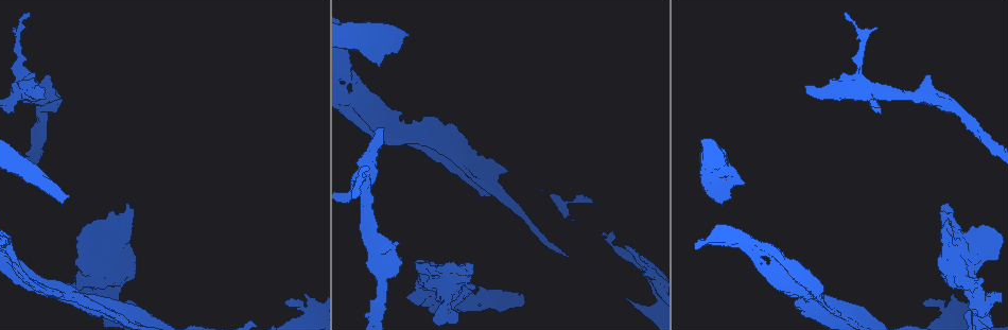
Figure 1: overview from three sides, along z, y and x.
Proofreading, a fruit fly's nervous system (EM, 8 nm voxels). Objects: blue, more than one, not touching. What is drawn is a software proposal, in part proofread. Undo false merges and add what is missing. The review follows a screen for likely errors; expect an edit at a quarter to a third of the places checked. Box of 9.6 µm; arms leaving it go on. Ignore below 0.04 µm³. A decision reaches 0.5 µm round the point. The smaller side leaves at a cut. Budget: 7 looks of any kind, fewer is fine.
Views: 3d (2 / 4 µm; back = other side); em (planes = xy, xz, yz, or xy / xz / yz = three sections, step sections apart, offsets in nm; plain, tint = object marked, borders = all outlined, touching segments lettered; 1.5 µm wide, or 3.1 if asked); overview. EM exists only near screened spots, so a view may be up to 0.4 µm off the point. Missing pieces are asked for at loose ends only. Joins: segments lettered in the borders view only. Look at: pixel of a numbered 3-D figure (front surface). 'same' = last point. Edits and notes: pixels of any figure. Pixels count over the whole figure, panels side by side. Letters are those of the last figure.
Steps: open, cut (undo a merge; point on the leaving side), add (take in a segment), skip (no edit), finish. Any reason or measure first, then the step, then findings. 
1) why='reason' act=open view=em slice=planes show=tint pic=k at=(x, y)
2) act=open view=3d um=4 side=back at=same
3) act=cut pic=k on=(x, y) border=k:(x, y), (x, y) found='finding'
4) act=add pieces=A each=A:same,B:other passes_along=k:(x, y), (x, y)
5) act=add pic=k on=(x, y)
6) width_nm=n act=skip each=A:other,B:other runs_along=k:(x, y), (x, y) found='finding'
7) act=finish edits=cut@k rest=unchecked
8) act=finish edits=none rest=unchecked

why='branch stops here' act=open view=3d um=2 pic=1 at=(947, 204)

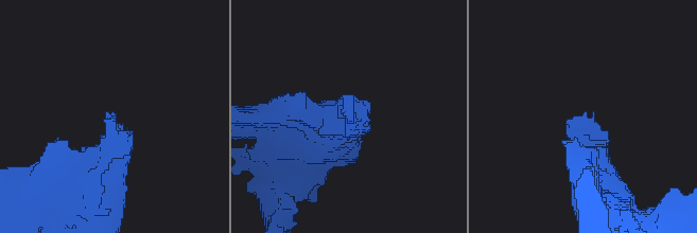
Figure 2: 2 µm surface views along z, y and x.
act=open view=em slice=xz step=8 show=borders pic=2 at=(109, 113)

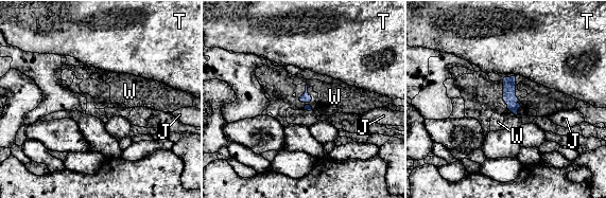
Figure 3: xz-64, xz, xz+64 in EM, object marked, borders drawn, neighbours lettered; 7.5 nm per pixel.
act=add pieces=W each=J:other,T:other,W:same passes_along=3:(509, 97), (515, 114), (498, 122) found='the cell continues'

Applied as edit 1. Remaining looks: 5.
why='calibre changes' act=open view=3d um=2 pic=1 at=(907, 94)

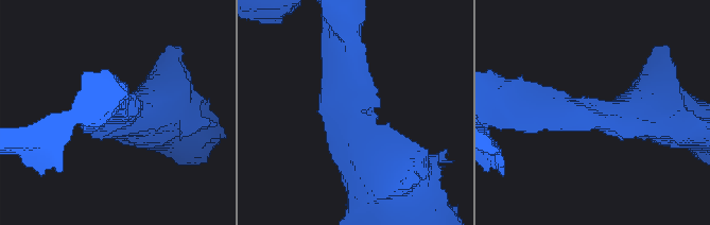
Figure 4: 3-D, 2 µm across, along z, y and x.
why='need the tissue' act=open view=em slice=planes show=borders pic=4 at=(597, 105)

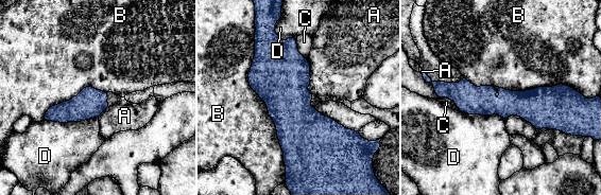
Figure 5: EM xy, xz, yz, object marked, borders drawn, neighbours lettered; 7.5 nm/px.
act=skip each=A:other,B:other,C:other,D:other border=5:(254, 37), (249, 85), (286, 167) found='all the same cell'

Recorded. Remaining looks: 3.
why='free end' act=open view=3d um=2 pic=1 at=(380, 64)

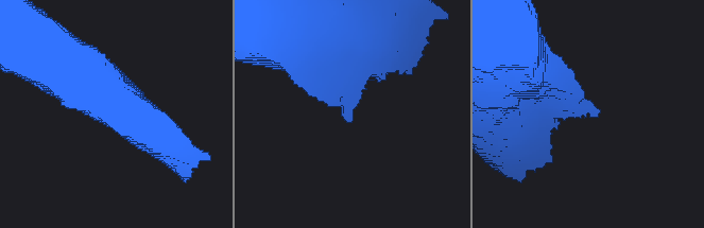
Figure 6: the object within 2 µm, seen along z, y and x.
act=open view=em slice=planes show=tint pic=6 at=(355, 106)

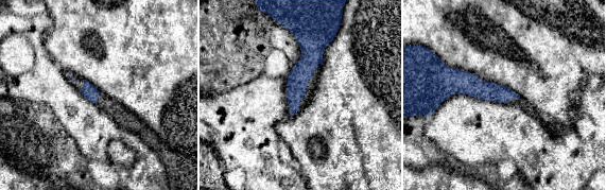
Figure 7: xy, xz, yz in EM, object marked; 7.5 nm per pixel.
act=open view=em slice=planes show=borders at=same

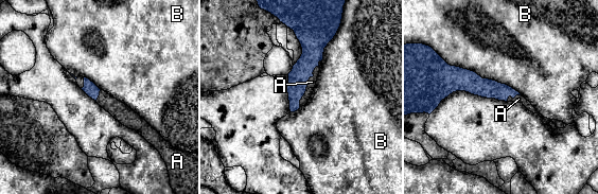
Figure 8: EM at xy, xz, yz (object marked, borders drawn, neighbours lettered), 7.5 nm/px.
act=add pieces=A each=A:same,B:other found='it goes on there'

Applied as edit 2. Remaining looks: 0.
act=finish edits=add@3,add@8 rest=unchecked

